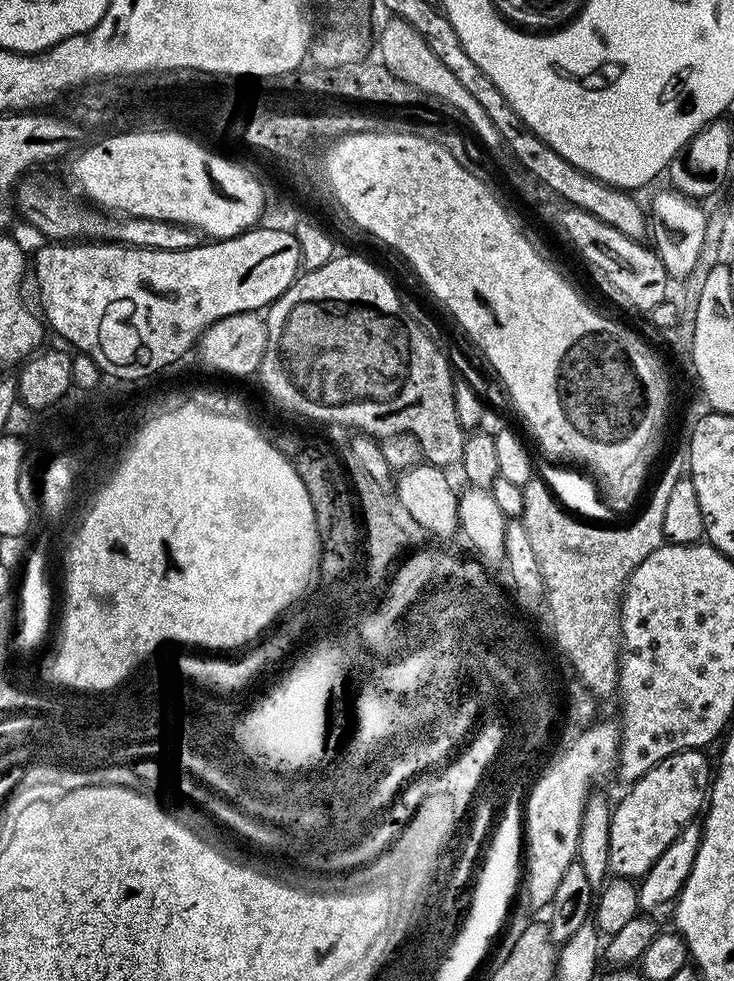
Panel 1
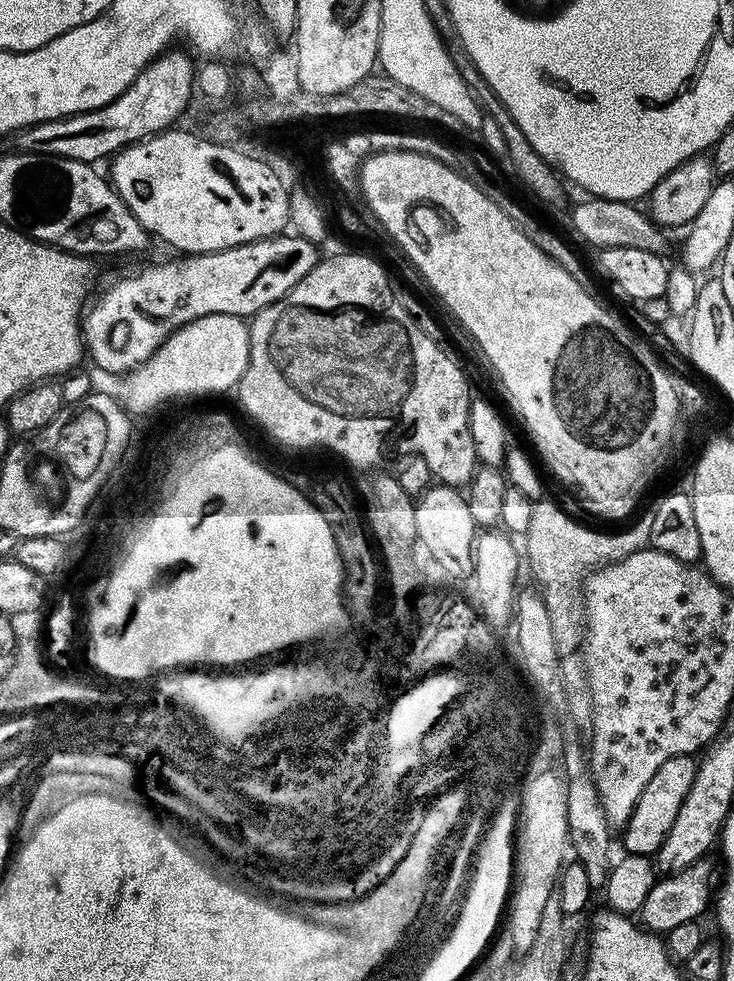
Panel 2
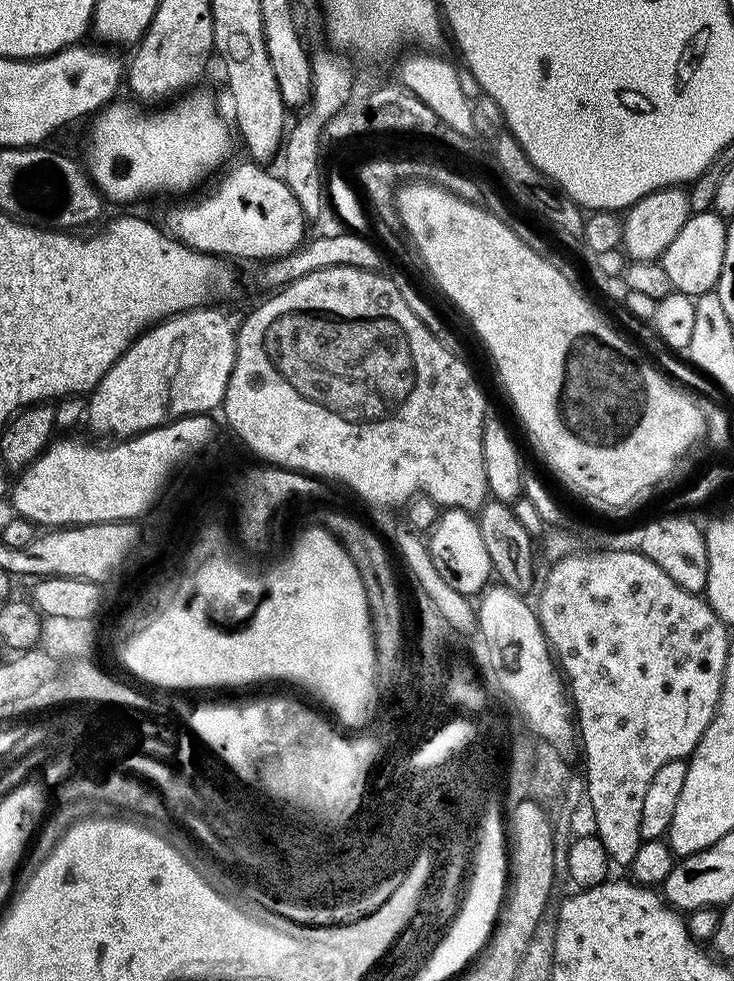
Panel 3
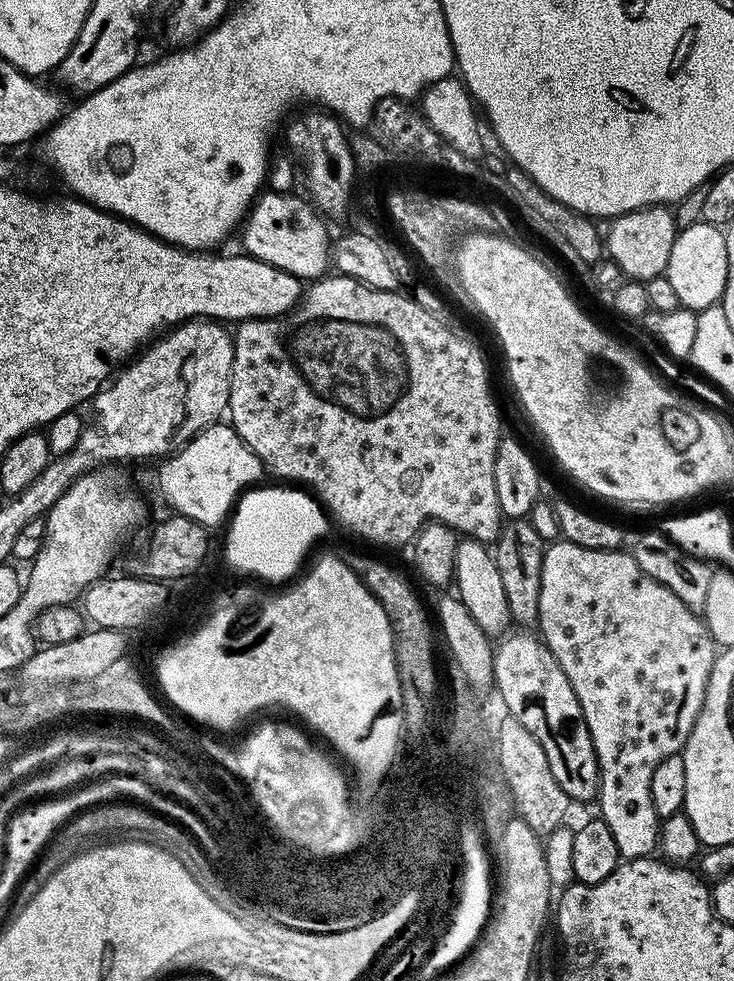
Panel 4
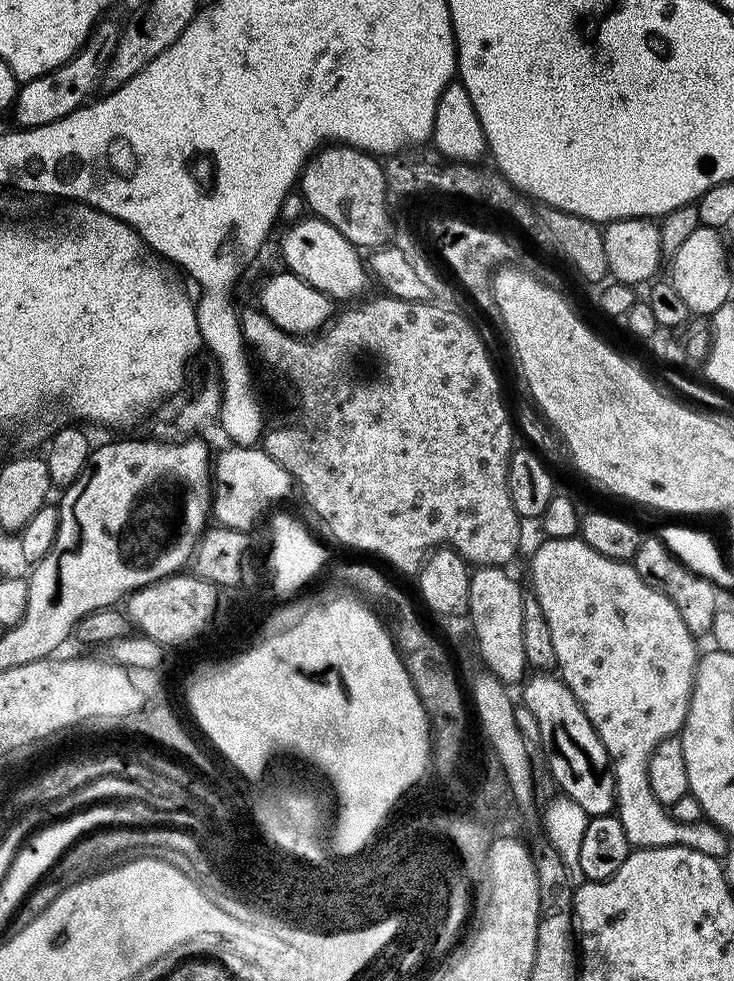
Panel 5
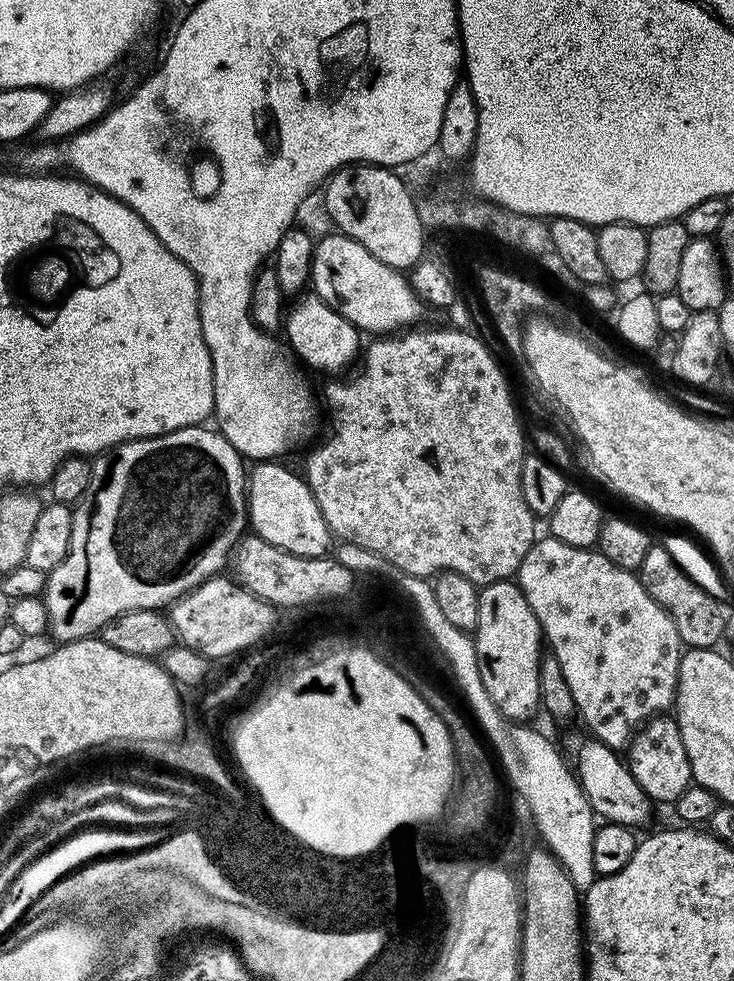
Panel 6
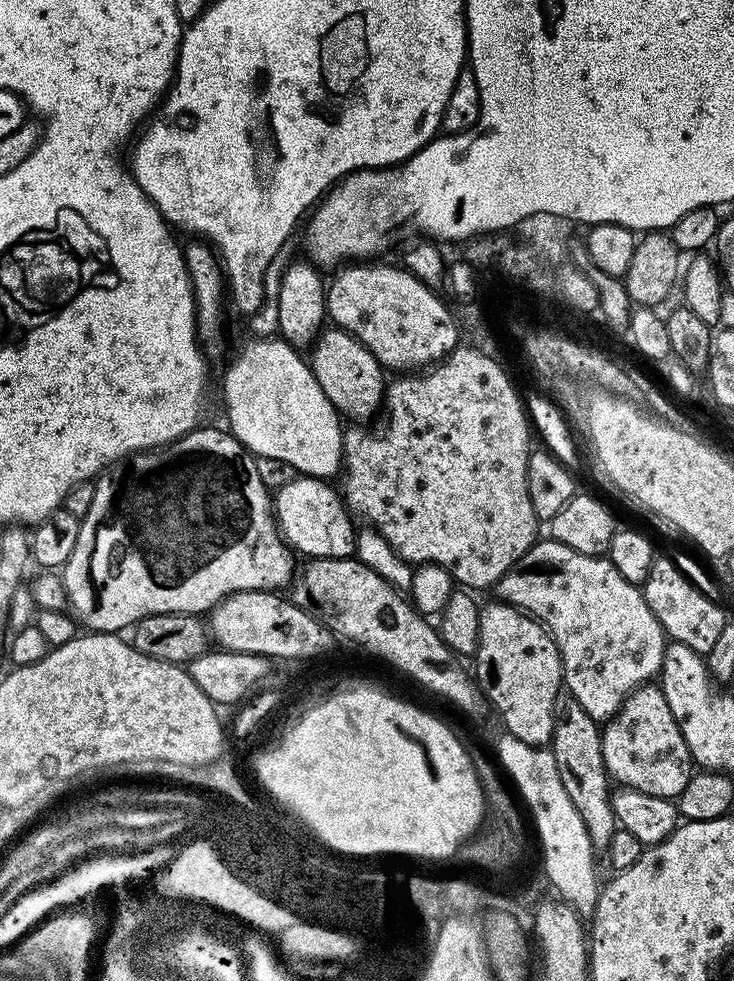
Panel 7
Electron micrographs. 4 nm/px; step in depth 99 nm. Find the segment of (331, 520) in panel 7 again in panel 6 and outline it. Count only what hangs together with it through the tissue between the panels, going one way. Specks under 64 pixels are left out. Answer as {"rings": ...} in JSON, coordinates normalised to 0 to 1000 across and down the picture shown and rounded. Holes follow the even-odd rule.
{"rings":[[[354,471],[345,477],[349,478],[345,481],[342,478],[335,489],[342,541],[398,566],[446,568],[454,558],[455,547],[444,528],[439,528],[439,520],[428,504],[420,498],[418,488],[409,483],[402,485],[395,478],[386,477],[381,471]]]}

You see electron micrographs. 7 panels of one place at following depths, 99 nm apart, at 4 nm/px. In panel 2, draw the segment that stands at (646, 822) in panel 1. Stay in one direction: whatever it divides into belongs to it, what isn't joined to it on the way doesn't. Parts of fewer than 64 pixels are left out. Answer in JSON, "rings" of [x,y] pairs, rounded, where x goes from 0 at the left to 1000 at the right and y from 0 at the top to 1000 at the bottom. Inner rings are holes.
{"rings":[[[947,770],[913,773],[913,777],[902,777],[902,781],[896,781],[896,789],[891,789],[891,793],[886,793],[886,801],[875,805],[875,813],[869,813],[869,822],[864,822],[864,830],[847,846],[851,870],[887,874],[899,865],[902,858],[907,858],[907,850],[913,850],[918,834],[924,834],[924,826],[929,826],[929,818],[935,818],[940,801],[946,801],[950,782]]]}

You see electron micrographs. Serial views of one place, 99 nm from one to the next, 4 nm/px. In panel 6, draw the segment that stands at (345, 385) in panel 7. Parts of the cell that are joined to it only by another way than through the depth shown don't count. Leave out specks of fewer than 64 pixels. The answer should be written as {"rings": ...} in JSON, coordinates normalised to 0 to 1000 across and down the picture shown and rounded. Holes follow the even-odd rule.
{"rings":[[[421,300],[416,306],[405,305],[398,315],[391,315],[384,326],[384,335],[392,341],[390,351],[410,368],[416,367],[425,375],[447,381],[463,381],[467,375],[478,376],[486,370],[493,359],[493,339],[484,334],[460,316],[451,314],[443,306],[429,300]]]}

